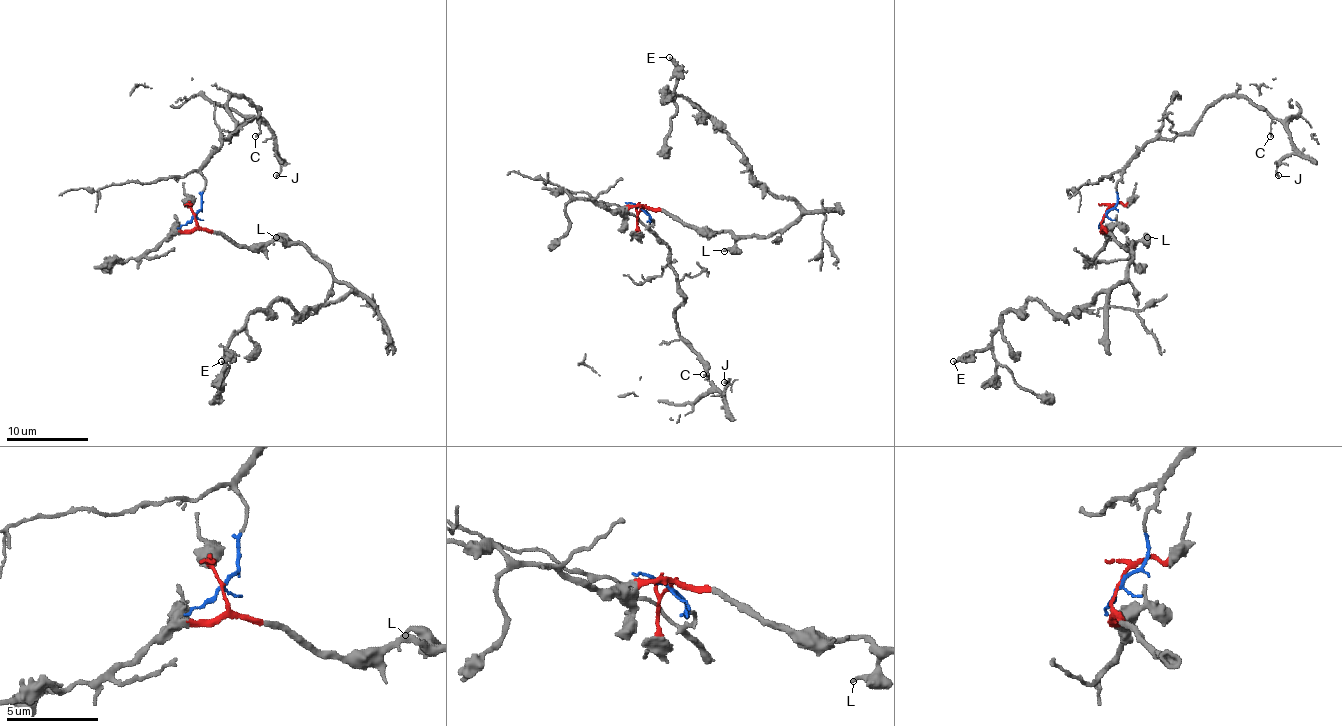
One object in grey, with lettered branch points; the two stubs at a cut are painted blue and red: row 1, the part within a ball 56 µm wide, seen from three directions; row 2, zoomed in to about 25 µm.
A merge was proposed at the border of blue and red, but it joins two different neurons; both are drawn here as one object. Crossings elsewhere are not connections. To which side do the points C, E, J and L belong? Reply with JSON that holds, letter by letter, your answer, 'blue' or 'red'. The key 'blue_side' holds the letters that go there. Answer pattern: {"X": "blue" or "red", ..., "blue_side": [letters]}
{"C": "blue", "E": "red", "J": "blue", "L": "red", "blue_side": ["C", "J"]}

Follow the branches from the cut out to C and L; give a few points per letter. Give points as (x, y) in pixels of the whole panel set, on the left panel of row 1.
C: (195, 215), (205, 180), (201, 166), (234, 129), (228, 110), (232, 96), (242, 96), (257, 110), (255, 137)
L: (195, 215), (201, 227), (220, 232), (238, 246), (286, 242), (282, 236), (275, 238)

